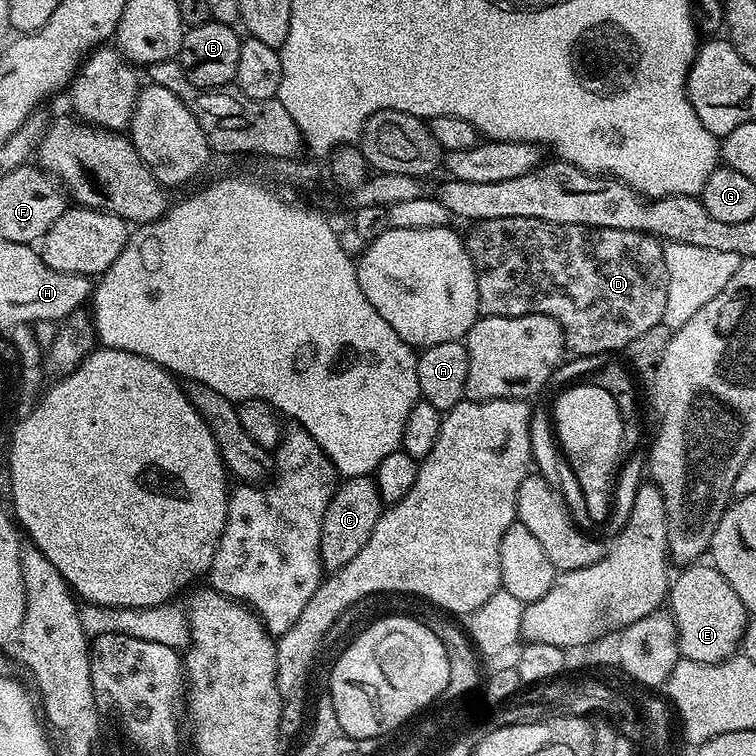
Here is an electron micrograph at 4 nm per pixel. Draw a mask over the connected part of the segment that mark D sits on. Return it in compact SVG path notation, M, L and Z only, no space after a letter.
M490 218L478 220L466 232L466 243L472 264L476 268L476 281L478 282L478 302L481 313L485 316L529 316L542 314L554 318L564 331L564 343L569 353L576 356L590 356L592 354L609 354L624 348L628 343L646 333L651 327L662 324L667 298L667 268L665 245L657 237L648 232L638 230L618 230L617 228L591 228L585 224L555 224L538 218Z

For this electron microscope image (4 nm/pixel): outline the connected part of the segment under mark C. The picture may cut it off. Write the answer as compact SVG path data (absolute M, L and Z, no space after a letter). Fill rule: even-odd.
M349 476L337 487L322 518L320 566L325 573L331 574L342 570L346 562L352 561L359 554L362 546L366 546L370 539L370 534L374 534L374 526L381 511L378 486L372 476Z

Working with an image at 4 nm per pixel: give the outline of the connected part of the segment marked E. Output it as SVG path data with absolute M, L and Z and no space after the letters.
M693 562L681 567L679 571L671 581L666 604L676 623L676 641L681 657L693 659L694 662L716 664L737 655L744 639L744 631L748 629L750 613L742 598L734 594L734 586L730 586L730 582L726 582L726 578L722 578L716 567L708 562Z

